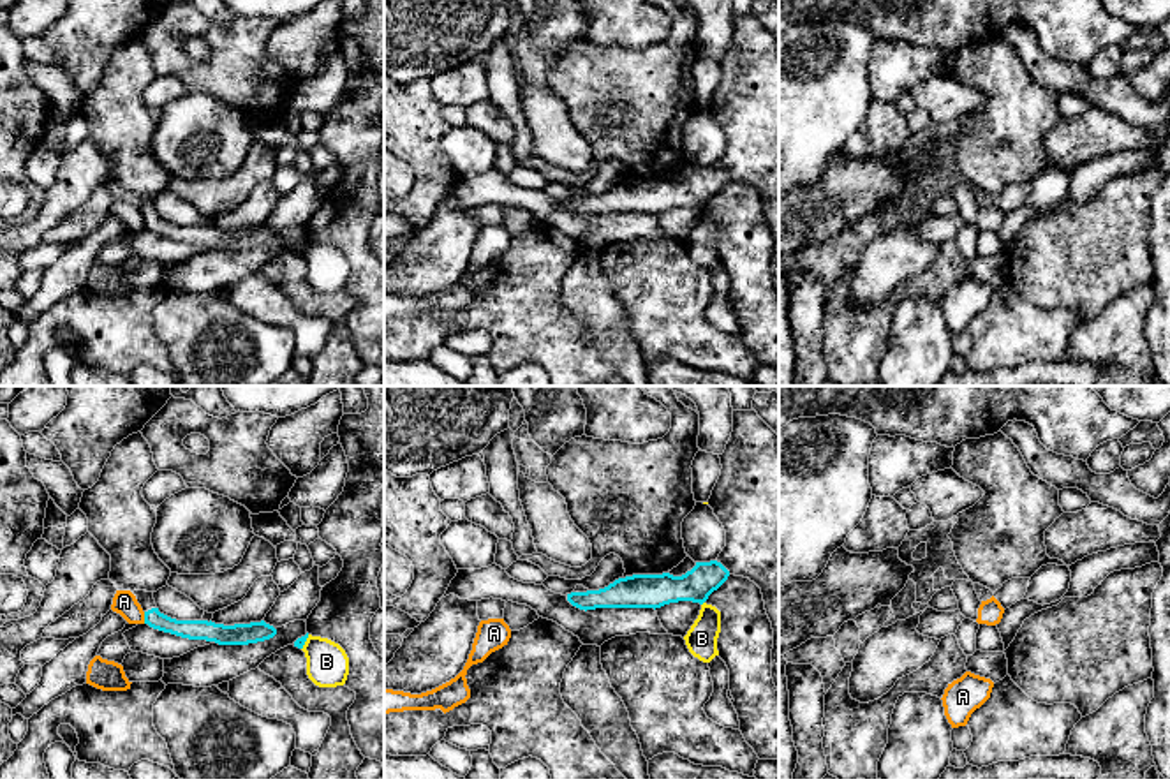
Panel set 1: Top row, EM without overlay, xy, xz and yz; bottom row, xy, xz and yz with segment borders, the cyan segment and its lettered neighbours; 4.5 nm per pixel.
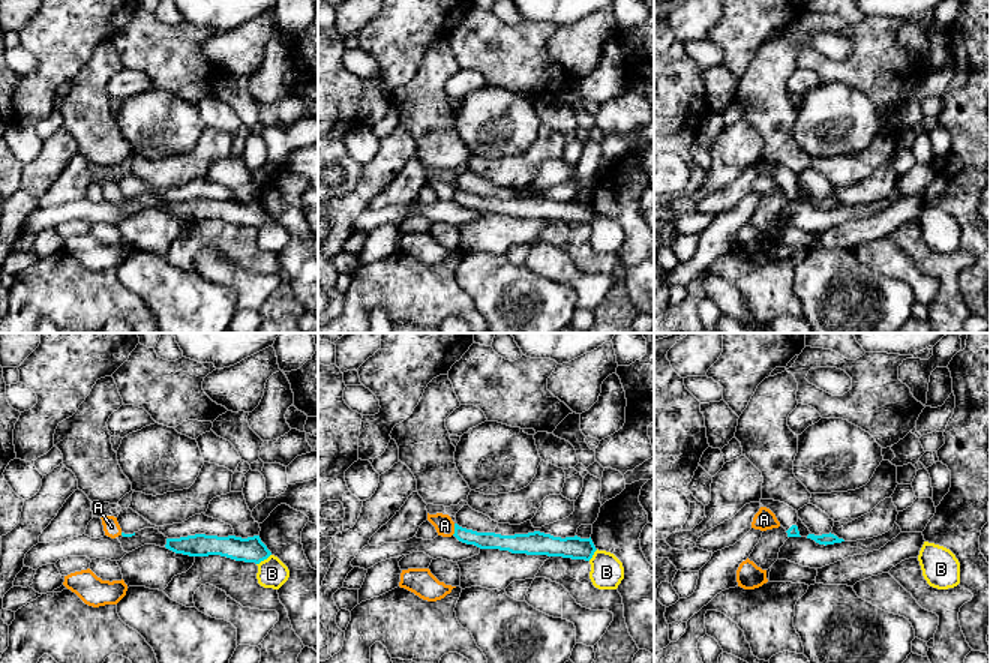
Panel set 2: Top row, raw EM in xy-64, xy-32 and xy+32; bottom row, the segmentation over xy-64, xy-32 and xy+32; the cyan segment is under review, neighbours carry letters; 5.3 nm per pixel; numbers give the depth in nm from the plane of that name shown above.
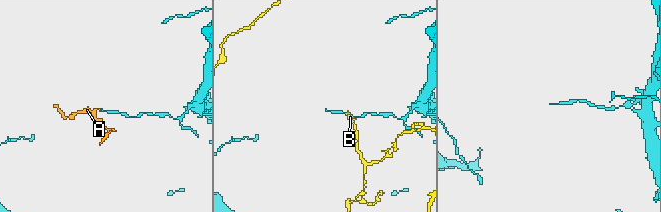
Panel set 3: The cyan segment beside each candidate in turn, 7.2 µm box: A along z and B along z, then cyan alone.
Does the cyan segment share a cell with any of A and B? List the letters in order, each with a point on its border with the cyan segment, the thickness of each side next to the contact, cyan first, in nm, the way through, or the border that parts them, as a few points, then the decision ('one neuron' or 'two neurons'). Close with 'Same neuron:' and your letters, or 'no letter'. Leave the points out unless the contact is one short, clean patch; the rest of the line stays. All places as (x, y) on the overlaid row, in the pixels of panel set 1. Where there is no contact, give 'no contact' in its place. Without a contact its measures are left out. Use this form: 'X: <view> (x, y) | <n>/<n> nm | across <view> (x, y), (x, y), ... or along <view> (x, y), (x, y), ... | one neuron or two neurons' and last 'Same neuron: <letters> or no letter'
A: xy (145, 617) | 100/110 nm | along xy (143, 612), (145, 623) | two neurons
B: xy (305, 640) | 50/190 nm | along xy (309, 635), (302, 649) | two neurons
Same neuron: no letter

